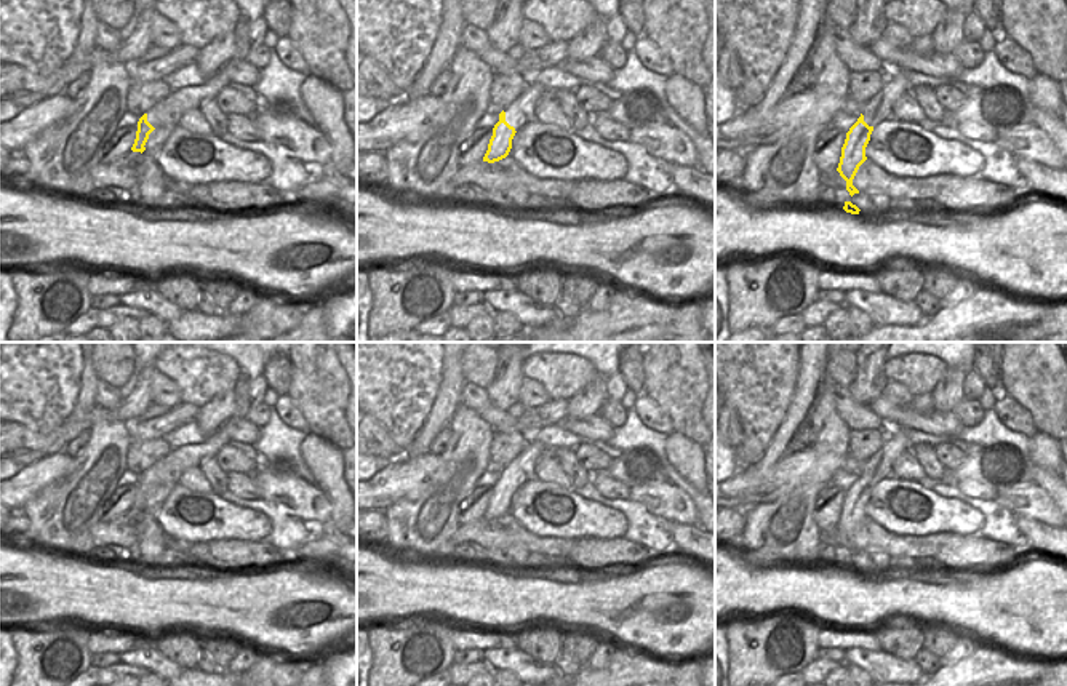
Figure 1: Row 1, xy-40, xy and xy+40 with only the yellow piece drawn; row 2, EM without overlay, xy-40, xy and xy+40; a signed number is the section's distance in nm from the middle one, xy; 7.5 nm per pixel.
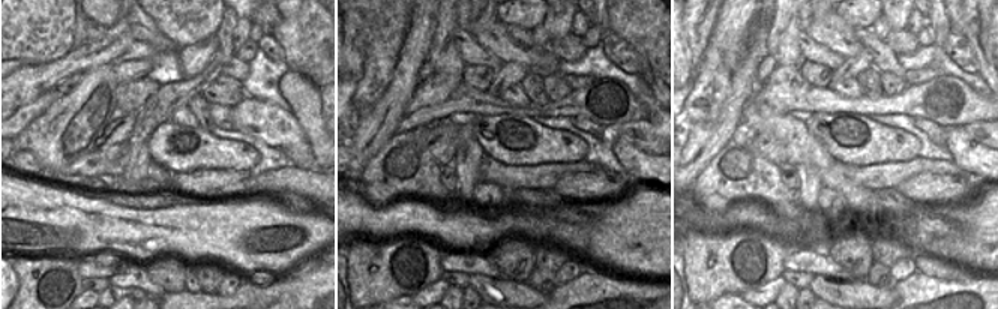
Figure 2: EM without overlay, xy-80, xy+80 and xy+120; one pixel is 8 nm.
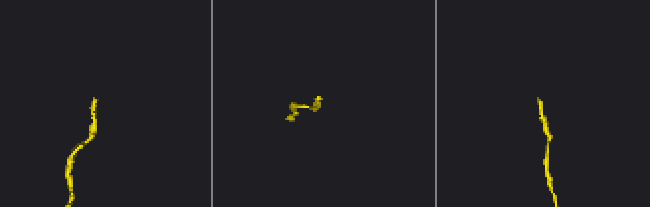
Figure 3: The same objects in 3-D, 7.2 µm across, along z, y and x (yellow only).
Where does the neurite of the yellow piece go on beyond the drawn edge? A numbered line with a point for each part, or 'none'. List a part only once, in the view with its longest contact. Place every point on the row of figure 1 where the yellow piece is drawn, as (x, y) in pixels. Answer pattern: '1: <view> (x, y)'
1: xy (533, 91)

